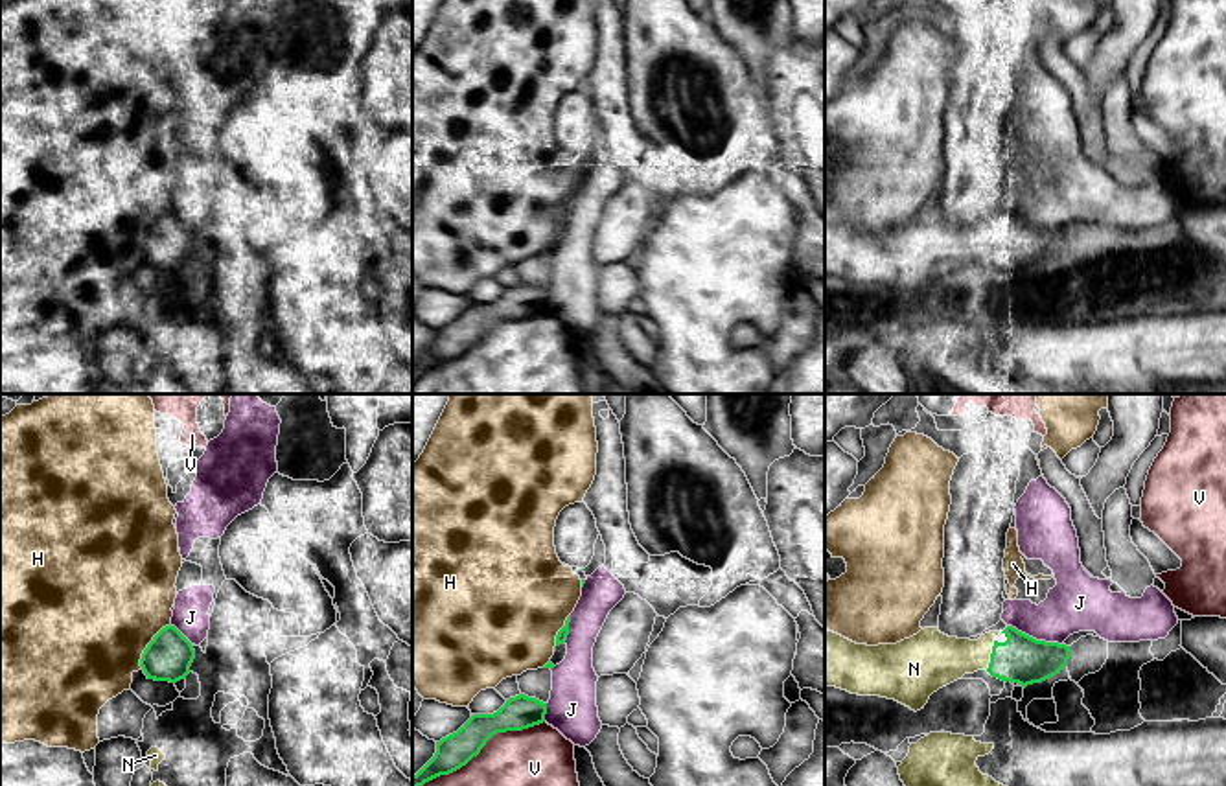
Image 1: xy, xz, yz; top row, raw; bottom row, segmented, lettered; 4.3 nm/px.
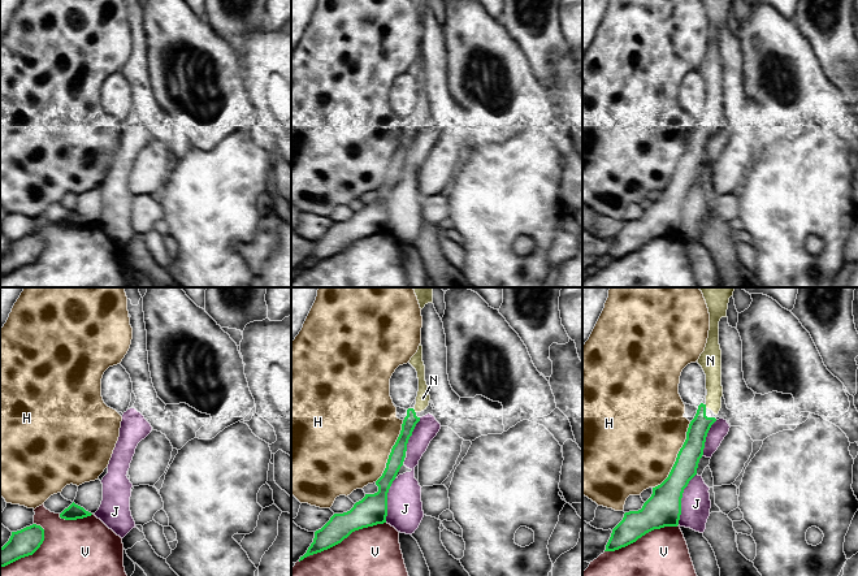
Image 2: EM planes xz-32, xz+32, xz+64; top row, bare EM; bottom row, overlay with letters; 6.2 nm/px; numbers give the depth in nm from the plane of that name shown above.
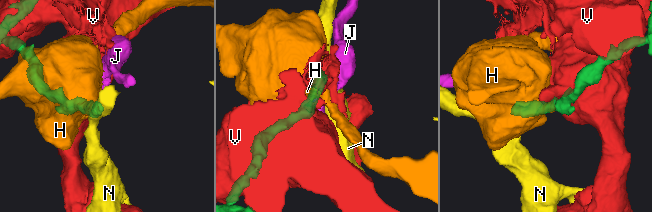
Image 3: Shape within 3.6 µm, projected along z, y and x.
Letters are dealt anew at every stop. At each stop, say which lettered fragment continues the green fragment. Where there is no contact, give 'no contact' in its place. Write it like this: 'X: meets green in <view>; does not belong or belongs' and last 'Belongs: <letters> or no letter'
H: meets green in xy; does not belong
J: meets green in yz; does not belong
N: meets green in yz; belongs
V: meets green in xz; does not belong
Belongs: N

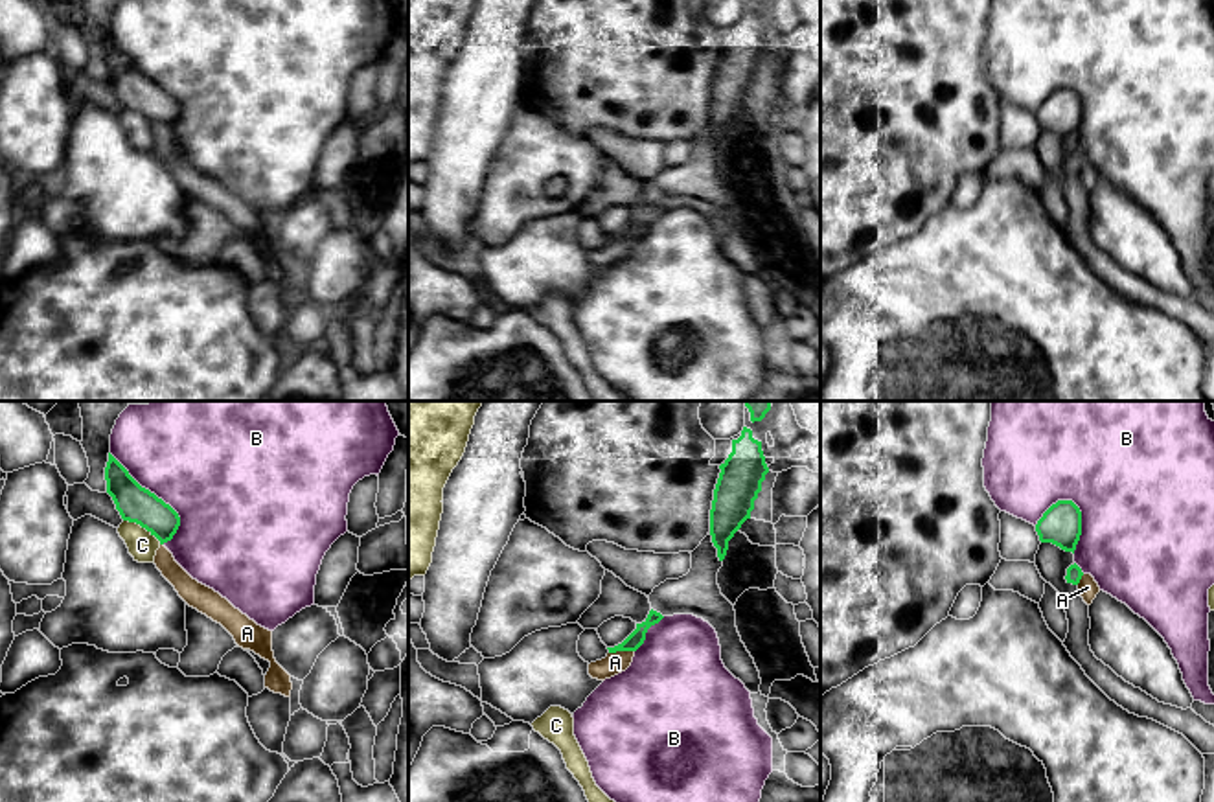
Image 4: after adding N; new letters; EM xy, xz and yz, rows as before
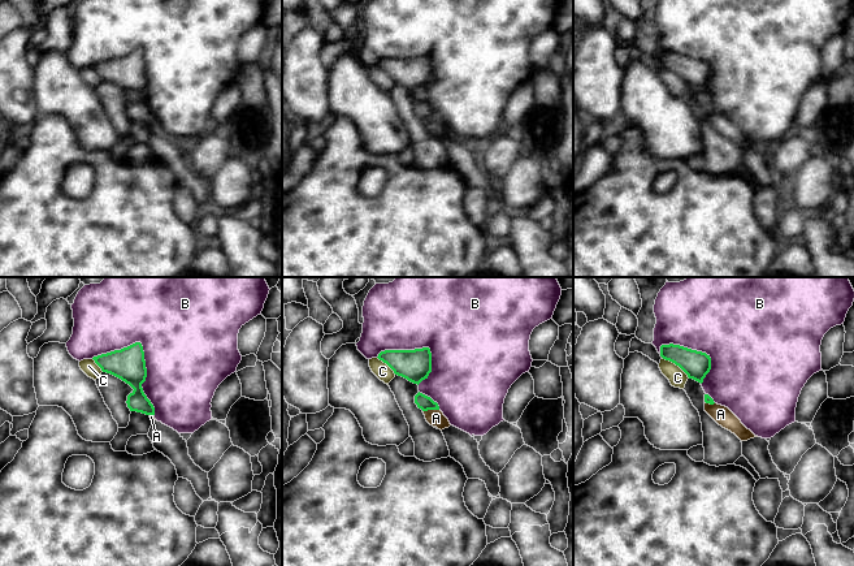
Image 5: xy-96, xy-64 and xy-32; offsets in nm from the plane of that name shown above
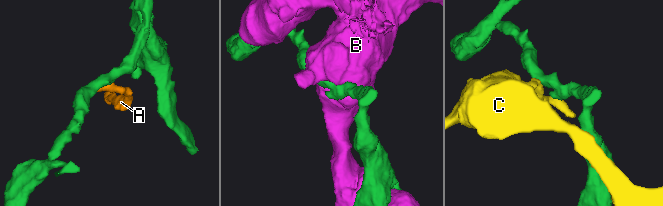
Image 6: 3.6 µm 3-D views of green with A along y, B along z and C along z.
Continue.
A: meets green in xz; does not belong
B: meets green in xy; does not belong
C: meets green in xy; does not belong
Belongs: no letter

